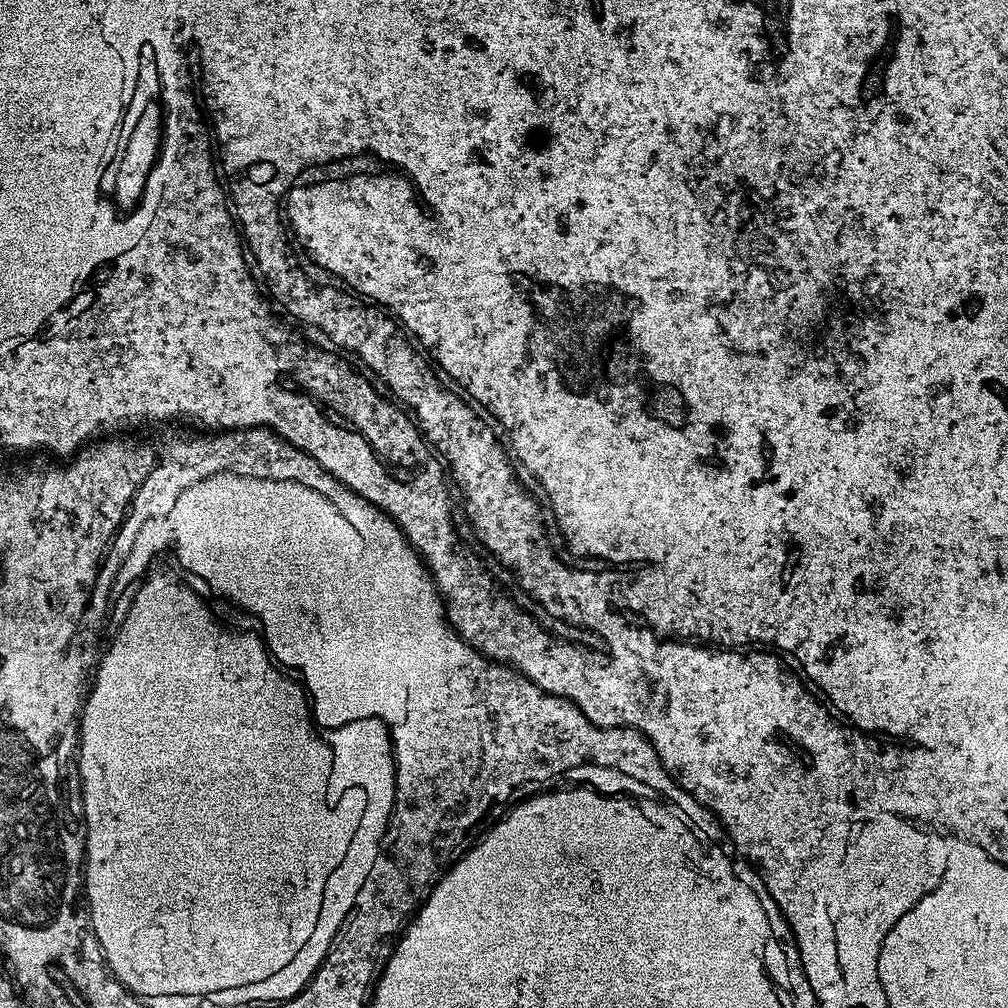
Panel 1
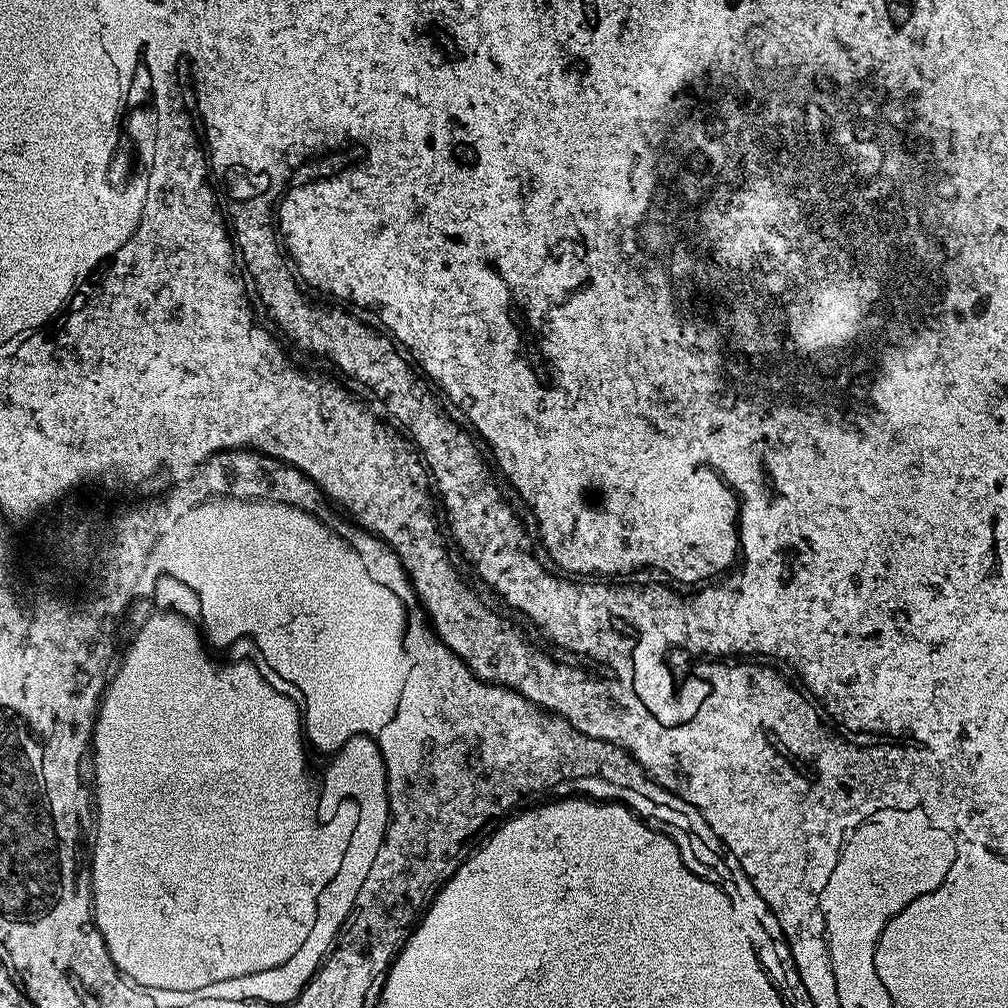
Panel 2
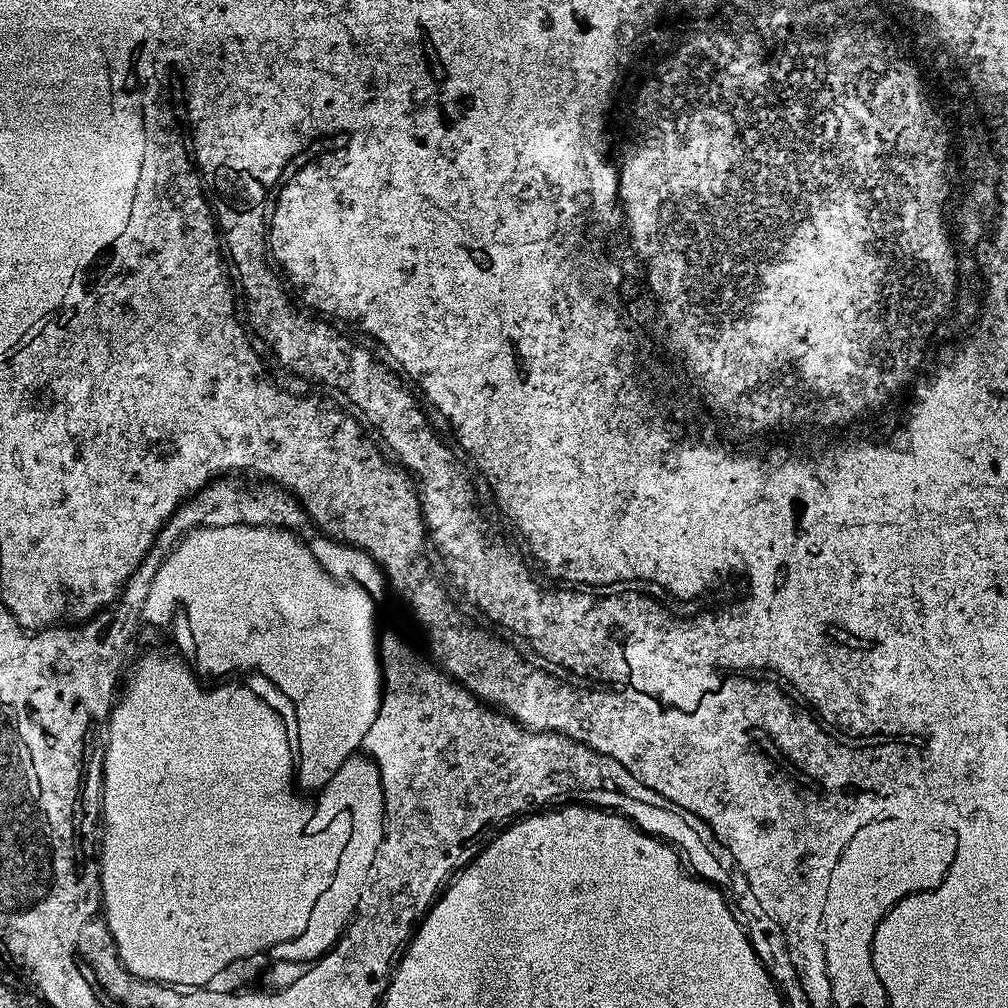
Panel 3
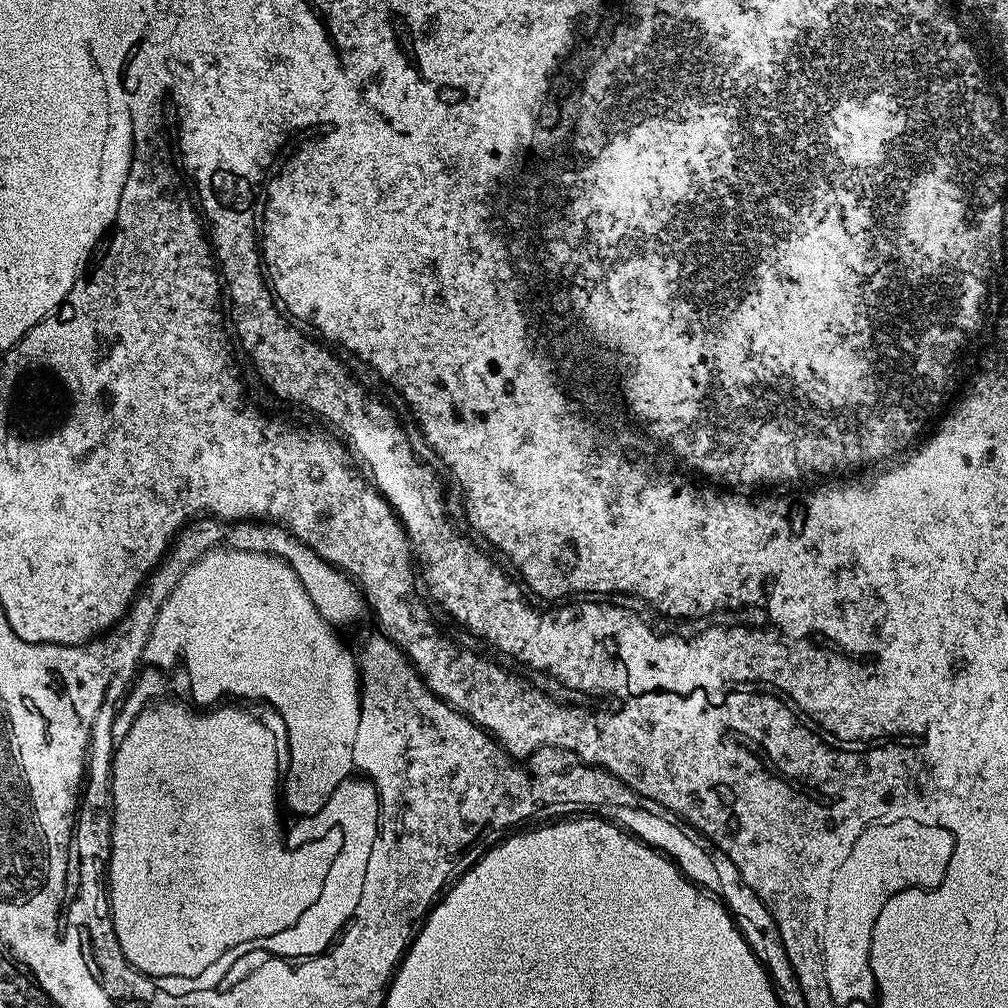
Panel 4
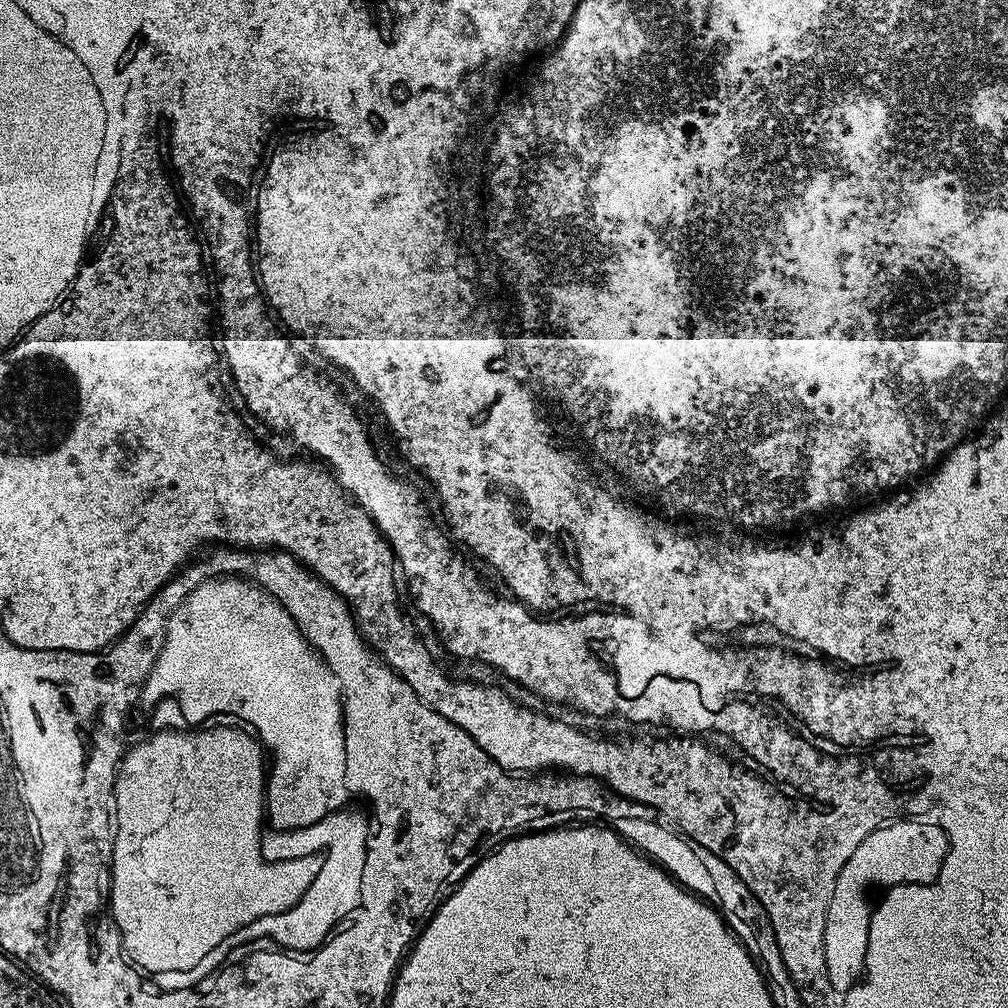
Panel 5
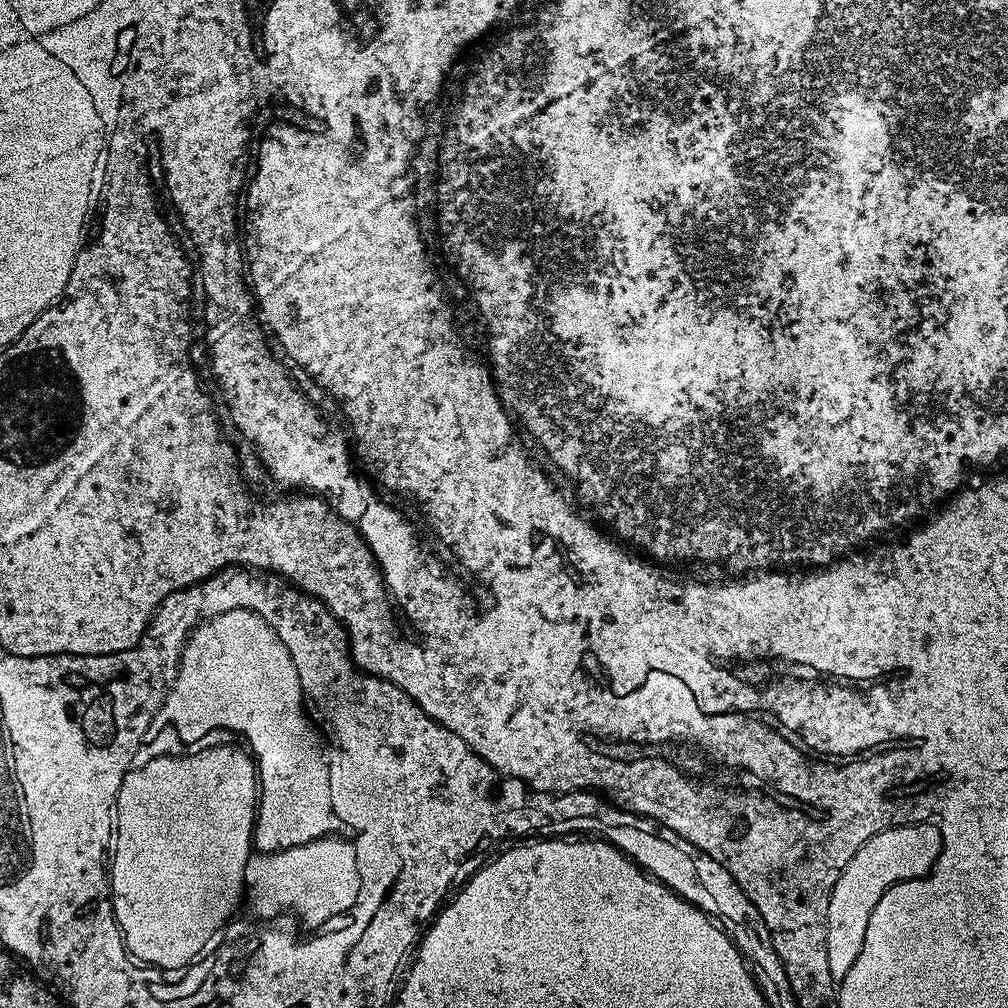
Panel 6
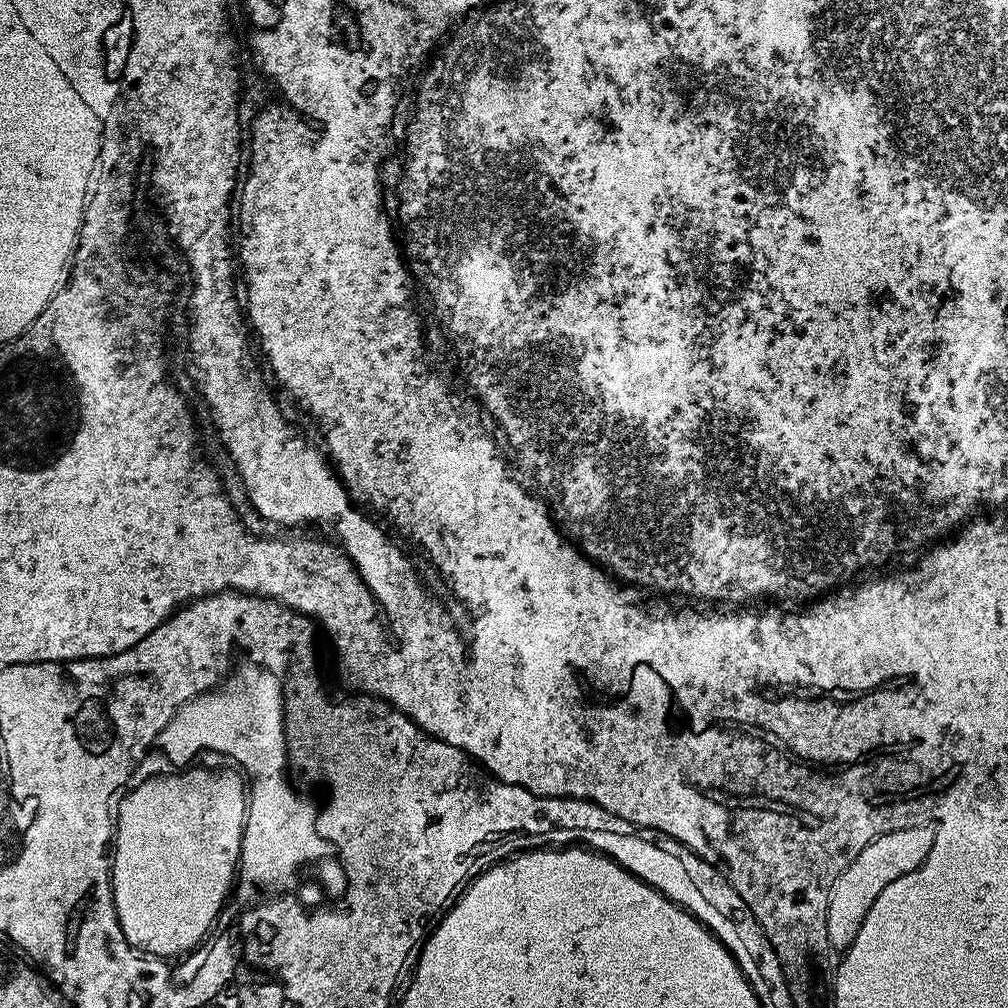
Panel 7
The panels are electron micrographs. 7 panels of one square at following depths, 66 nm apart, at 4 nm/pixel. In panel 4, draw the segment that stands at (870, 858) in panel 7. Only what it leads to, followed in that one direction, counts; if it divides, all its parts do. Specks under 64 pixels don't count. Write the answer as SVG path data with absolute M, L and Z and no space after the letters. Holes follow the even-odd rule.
M890 824L884 834L891 838L884 856L864 861L866 856L862 849L853 849L842 863L836 865L834 878L828 882L826 924L820 949L824 952L824 971L833 1005L860 1004L877 995L870 966L870 942L878 914L882 914L894 894L902 890L938 887L954 864L951 855L956 843L949 837L949 832L940 832L940 828Z

